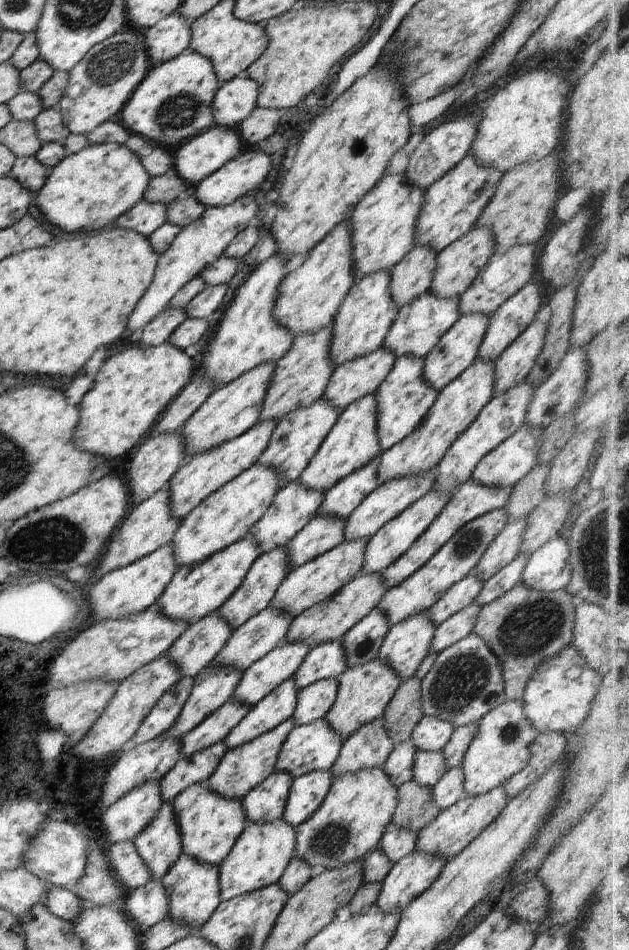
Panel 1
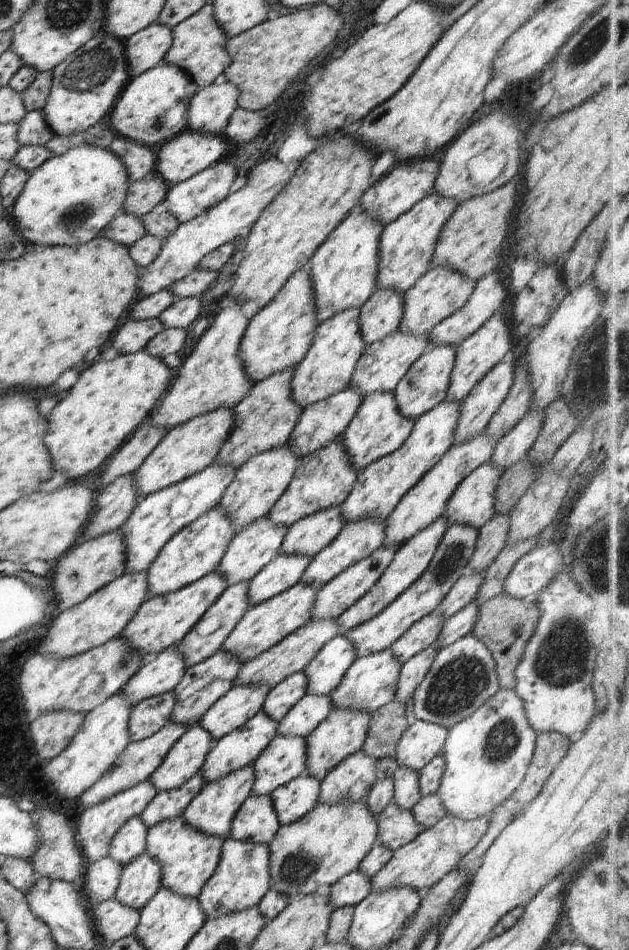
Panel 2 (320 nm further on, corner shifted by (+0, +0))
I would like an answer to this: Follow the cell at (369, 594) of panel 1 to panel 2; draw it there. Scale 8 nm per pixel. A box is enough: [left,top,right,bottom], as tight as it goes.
[233,619,339,687]

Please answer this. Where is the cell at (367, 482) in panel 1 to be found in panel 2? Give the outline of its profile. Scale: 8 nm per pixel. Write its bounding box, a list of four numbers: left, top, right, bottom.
[279,507,345,558]

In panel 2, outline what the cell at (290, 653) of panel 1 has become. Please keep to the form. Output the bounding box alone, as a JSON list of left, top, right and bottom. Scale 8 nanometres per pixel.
[198,684,270,742]

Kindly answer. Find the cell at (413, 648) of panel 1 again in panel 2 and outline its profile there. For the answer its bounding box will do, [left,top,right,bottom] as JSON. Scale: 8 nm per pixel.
[331,649,401,715]

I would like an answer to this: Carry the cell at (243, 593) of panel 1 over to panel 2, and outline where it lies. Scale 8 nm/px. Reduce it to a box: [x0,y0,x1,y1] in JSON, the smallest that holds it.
[177,581,250,669]

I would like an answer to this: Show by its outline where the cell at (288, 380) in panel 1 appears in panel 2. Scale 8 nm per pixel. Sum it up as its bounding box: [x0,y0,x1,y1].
[214,369,303,470]

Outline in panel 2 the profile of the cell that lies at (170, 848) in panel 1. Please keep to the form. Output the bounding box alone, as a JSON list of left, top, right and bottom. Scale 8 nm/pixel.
[112,853,161,911]

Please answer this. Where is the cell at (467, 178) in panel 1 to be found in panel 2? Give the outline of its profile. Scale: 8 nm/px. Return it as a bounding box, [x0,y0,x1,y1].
[377,194,457,293]

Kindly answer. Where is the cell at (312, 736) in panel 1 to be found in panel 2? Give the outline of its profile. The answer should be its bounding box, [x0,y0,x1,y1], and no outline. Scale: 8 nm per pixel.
[251,735,308,796]

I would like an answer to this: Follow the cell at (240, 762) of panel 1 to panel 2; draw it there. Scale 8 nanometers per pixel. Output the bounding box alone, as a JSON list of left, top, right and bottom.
[181,765,254,841]

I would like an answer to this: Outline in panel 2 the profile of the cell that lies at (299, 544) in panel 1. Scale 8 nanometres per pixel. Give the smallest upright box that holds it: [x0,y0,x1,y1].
[247,555,311,606]

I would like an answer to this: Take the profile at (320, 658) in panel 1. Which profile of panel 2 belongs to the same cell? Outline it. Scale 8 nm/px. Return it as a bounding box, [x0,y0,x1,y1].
[261,671,309,723]

